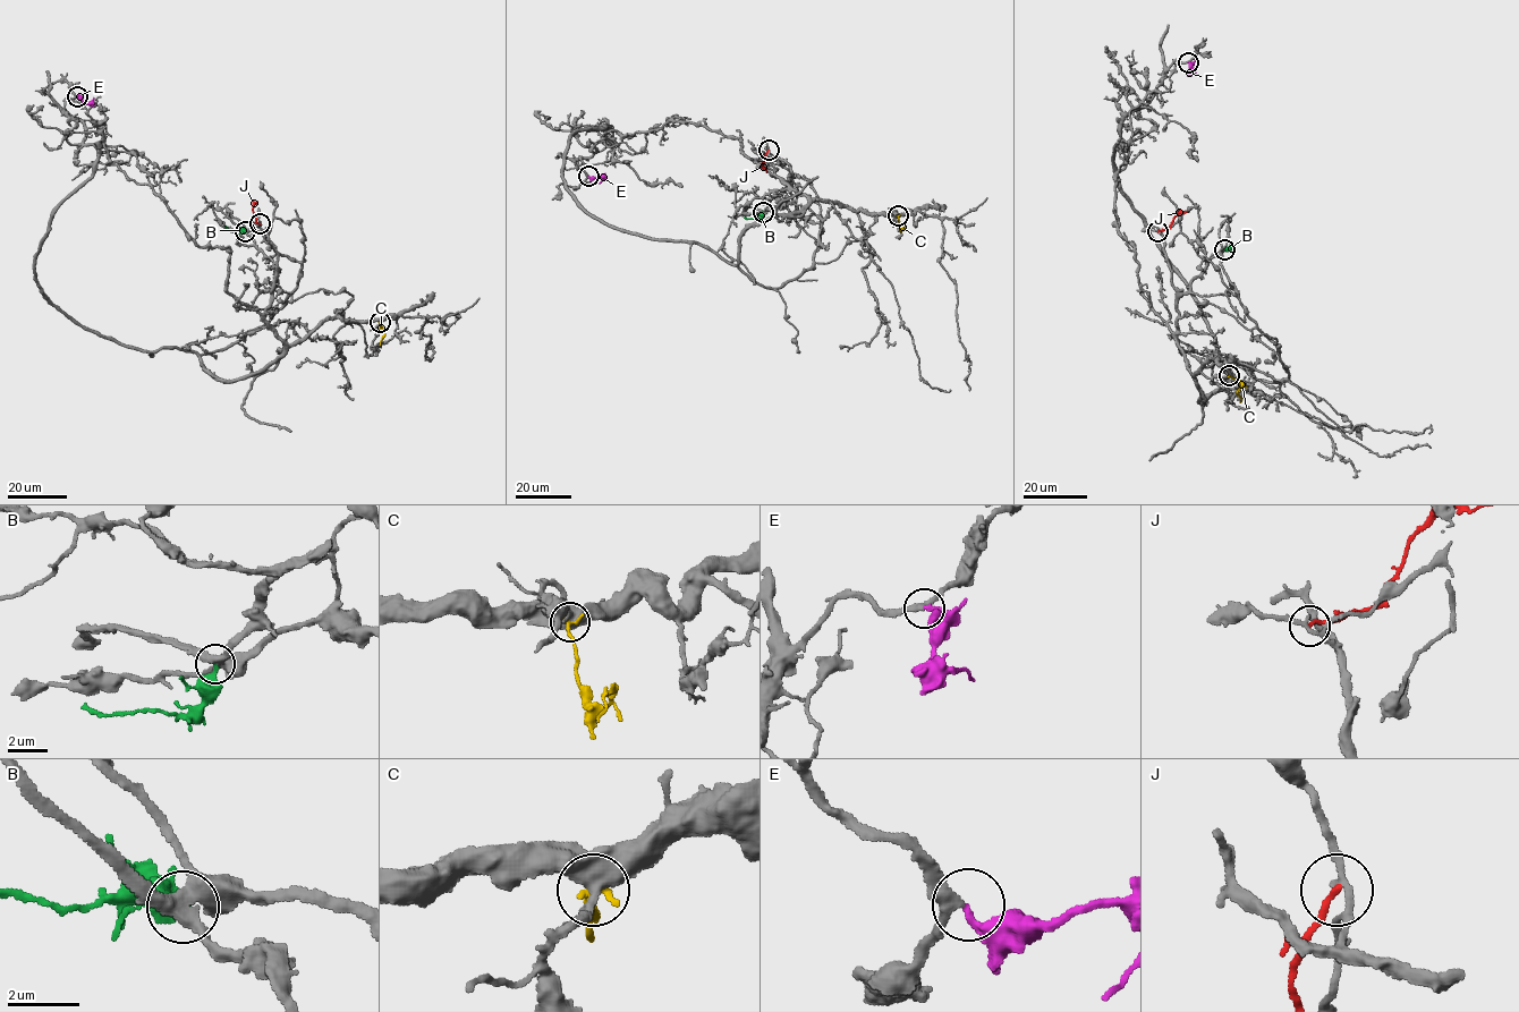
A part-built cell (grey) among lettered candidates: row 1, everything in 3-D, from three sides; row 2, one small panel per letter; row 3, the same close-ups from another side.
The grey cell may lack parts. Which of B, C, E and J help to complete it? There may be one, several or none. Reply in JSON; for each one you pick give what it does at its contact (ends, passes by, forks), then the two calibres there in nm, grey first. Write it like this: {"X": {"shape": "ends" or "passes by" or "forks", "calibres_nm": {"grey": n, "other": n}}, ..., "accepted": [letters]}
{"B": {"shape": "ends", "calibres_nm": {"grey": 420, "other": 280}}, "E": {"shape": "ends", "calibres_nm": {"grey": 280, "other": 280}}, "accepted": ["B", "E"]}

